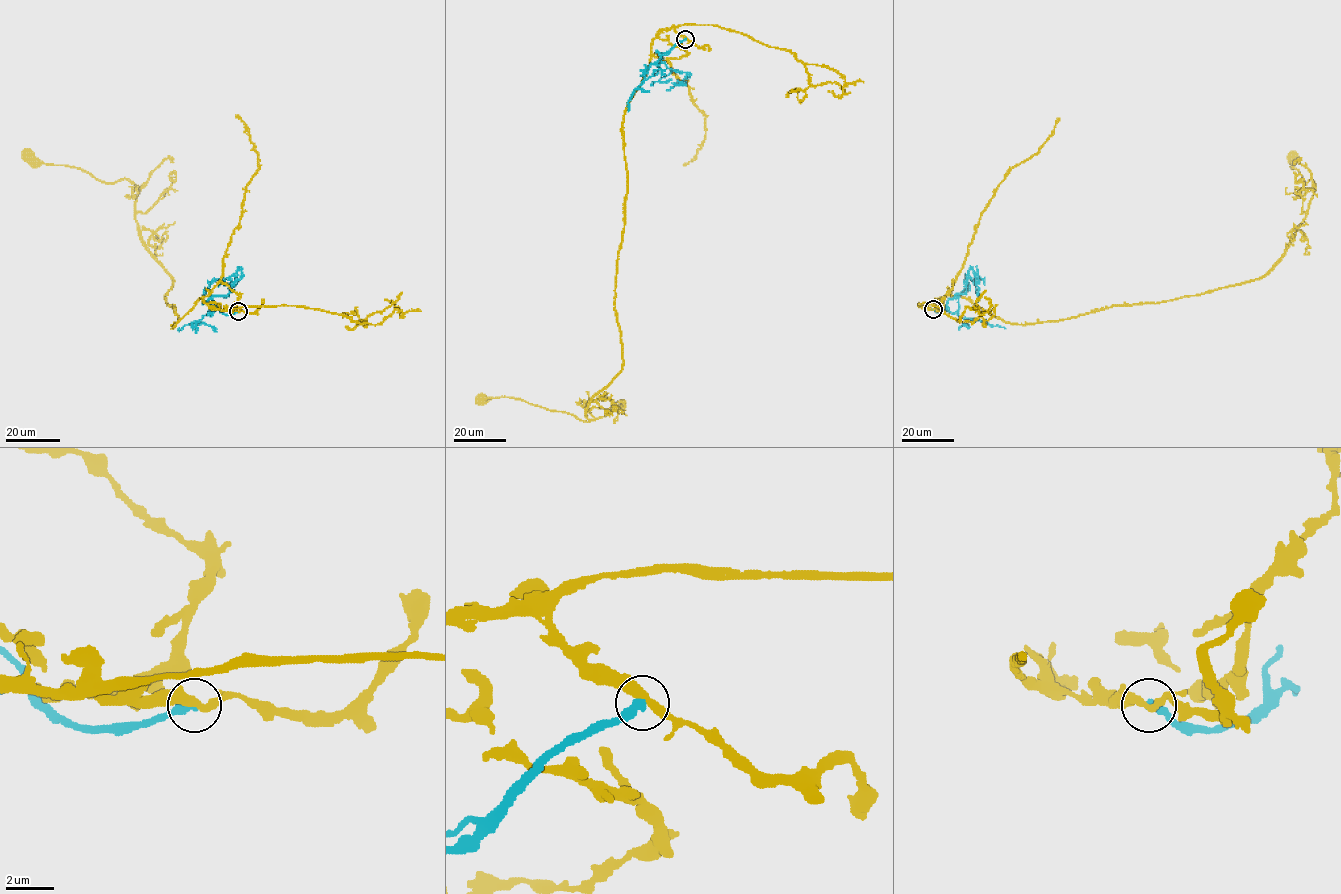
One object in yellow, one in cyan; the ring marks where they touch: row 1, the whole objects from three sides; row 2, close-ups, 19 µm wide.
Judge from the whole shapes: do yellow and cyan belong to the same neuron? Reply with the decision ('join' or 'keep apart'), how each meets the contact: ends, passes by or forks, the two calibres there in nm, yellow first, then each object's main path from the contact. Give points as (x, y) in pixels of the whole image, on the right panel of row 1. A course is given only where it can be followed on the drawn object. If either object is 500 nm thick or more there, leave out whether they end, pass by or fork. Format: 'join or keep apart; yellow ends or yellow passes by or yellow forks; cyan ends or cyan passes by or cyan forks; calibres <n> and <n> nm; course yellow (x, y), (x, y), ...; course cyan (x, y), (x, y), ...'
keep apart; yellow passes by; cyan ends; calibres 360 and 400 nm; course yellow (933, 309), (923, 307), (962, 296), (1005, 321), (1029, 325), (1259, 279), (1281, 258), (1315, 188), (1290, 157); course cyan (933, 309), (942, 311), (948, 300), (966, 290), (966, 277), (970, 267), (975, 272), (977, 296)

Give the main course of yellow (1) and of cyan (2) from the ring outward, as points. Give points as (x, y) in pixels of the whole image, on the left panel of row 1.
1: (238, 312), (202, 298), (173, 328), (165, 298), (173, 278), (141, 238), (138, 187), (27, 155)
2: (238, 311), (224, 314), (213, 297), (228, 292), (242, 274), (240, 269), (230, 277), (231, 290), (224, 298)

